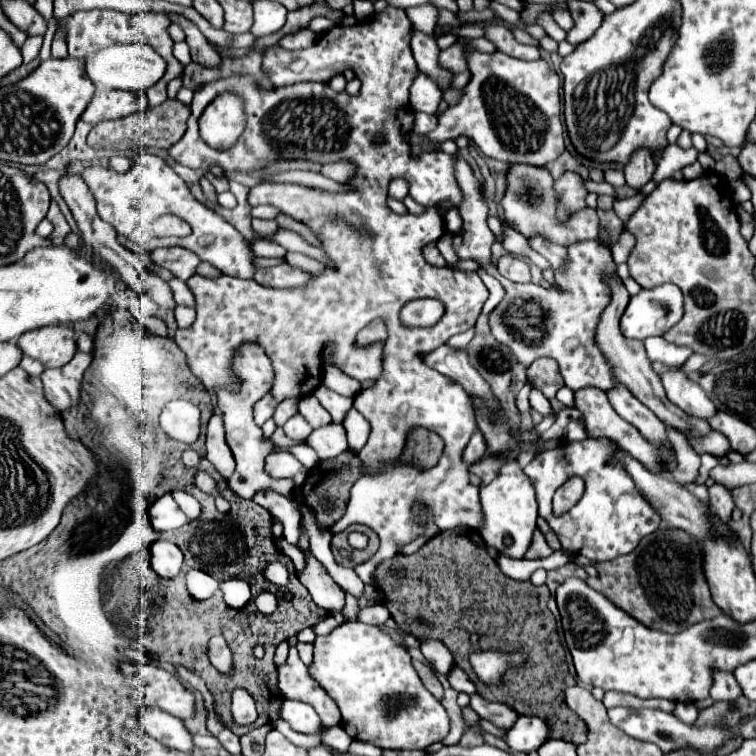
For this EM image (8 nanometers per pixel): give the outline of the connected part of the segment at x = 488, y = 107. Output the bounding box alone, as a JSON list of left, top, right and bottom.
[410,52,566,166]

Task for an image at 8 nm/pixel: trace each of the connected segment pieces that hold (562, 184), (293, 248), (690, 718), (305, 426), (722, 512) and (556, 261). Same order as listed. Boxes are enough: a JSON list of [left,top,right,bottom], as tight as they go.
[[556,172,588,220],[268,228,326,260],[674,704,698,724],[284,414,312,440],[710,484,734,524],[530,238,568,270]]

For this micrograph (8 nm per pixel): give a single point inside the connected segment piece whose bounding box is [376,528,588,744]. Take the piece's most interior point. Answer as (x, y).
(452, 589)

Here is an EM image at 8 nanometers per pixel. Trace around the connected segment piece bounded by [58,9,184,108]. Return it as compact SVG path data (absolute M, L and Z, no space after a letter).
M94 9L78 11L66 18L59 19L58 24L66 29L66 44L68 44L68 52L72 58L86 58L94 50L100 50L102 46L110 46L110 44L132 44L132 42L150 44L166 60L166 72L164 72L164 78L160 78L160 82L156 82L156 86L150 86L146 90L148 108L168 100L168 94L166 94L168 80L184 73L184 66L172 56L172 44L174 42L170 40L170 36L166 32L166 26L170 24L170 20L164 12L144 10L144 12L136 14L126 14L112 9Z

